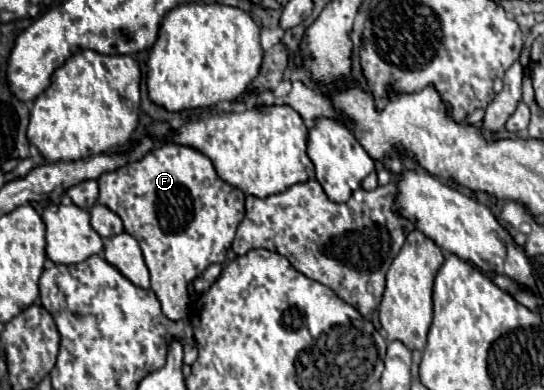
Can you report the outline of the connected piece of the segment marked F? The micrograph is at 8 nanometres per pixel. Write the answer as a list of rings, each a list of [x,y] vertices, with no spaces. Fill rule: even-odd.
[[[173,142],[157,146],[143,160],[103,174],[97,182],[99,202],[119,214],[125,232],[139,242],[145,256],[145,264],[151,272],[151,288],[163,304],[163,314],[169,320],[185,318],[189,314],[189,298],[185,298],[187,282],[195,280],[211,264],[225,260],[227,250],[231,248],[231,242],[235,238],[235,230],[245,216],[245,194],[227,182],[223,190],[223,180],[217,176],[213,162],[207,156]]]

